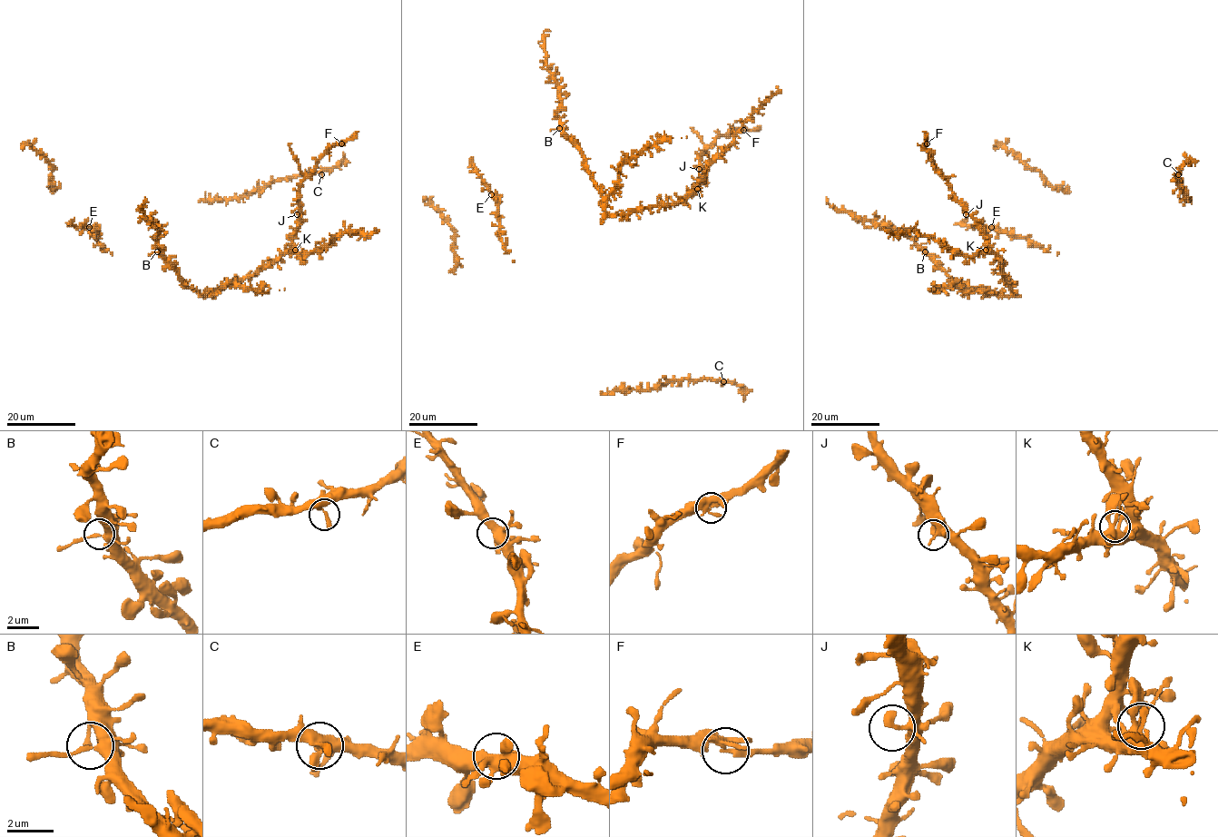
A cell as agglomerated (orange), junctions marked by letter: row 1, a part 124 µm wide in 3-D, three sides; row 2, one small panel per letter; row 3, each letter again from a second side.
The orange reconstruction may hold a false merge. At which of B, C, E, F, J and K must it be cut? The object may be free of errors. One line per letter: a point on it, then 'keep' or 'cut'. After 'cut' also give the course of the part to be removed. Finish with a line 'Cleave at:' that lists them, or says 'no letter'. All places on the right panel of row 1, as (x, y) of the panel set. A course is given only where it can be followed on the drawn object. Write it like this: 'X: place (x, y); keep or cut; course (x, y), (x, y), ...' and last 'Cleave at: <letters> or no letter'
B: place (925, 251); keep
C: place (1178, 174); keep
E: place (991, 227); keep
F: place (927, 143); keep
J: place (966, 214); keep
K: place (986, 250); keep
Cleave at: no letter

